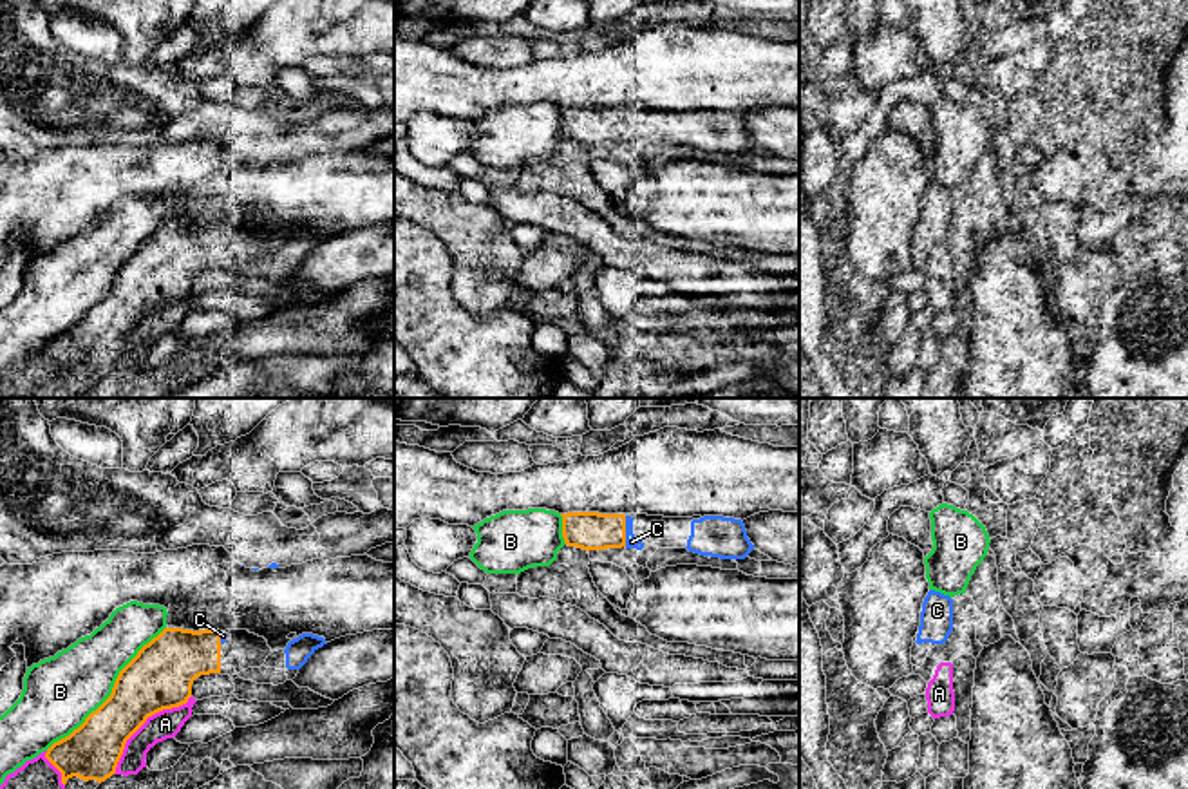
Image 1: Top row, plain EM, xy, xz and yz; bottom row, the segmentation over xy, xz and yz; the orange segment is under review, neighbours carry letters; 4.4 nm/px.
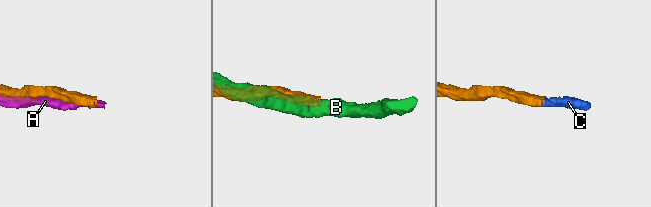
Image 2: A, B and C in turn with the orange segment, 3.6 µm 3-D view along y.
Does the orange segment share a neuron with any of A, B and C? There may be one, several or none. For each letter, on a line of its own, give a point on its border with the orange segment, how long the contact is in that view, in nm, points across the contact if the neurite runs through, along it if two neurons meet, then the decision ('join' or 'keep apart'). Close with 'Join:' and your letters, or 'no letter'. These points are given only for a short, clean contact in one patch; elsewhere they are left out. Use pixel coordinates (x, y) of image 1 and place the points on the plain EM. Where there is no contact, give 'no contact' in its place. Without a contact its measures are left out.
A: contact xy (143, 317); length 500 nm; keep apart
B: contact xy (113, 286); length 750 nm; keep apart
C: contact xz (624, 125); length 140 nm; join
Join: C

